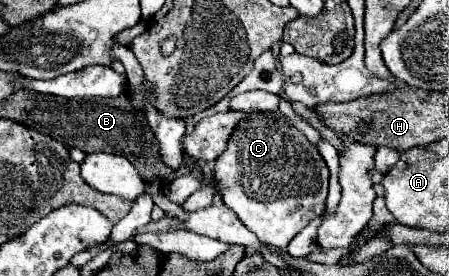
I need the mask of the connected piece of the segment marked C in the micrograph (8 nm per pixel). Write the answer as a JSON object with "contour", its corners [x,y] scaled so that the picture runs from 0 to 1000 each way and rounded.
{"contour":[[[561,417],[552,438],[535,438],[517,475],[508,533],[477,583],[472,656],[486,678],[494,728],[508,757],[517,757],[530,793],[557,830],[584,880],[637,902],[641,880],[713,772],[726,757],[731,714],[731,605],[713,569],[704,525],[695,525],[659,460],[641,446],[624,446],[610,424]]]}

